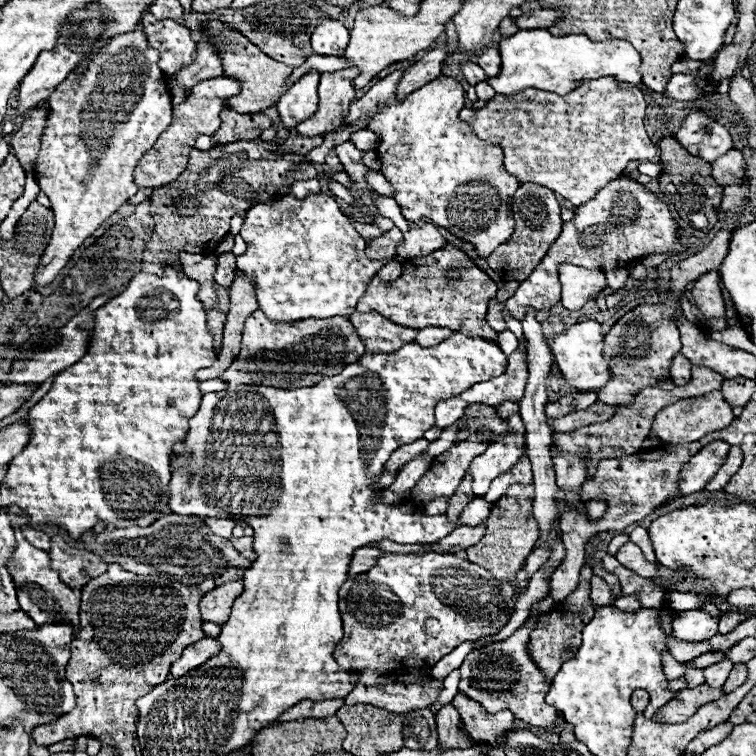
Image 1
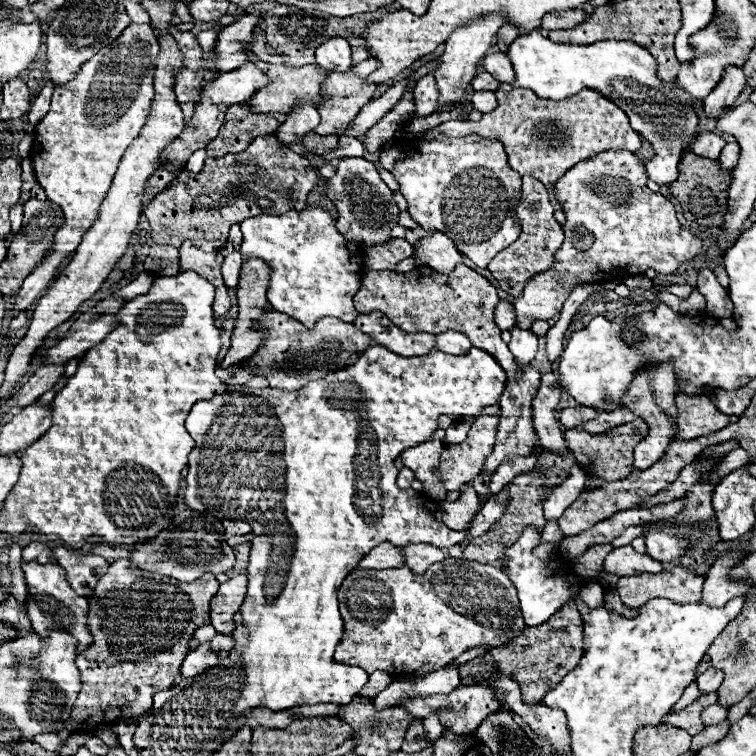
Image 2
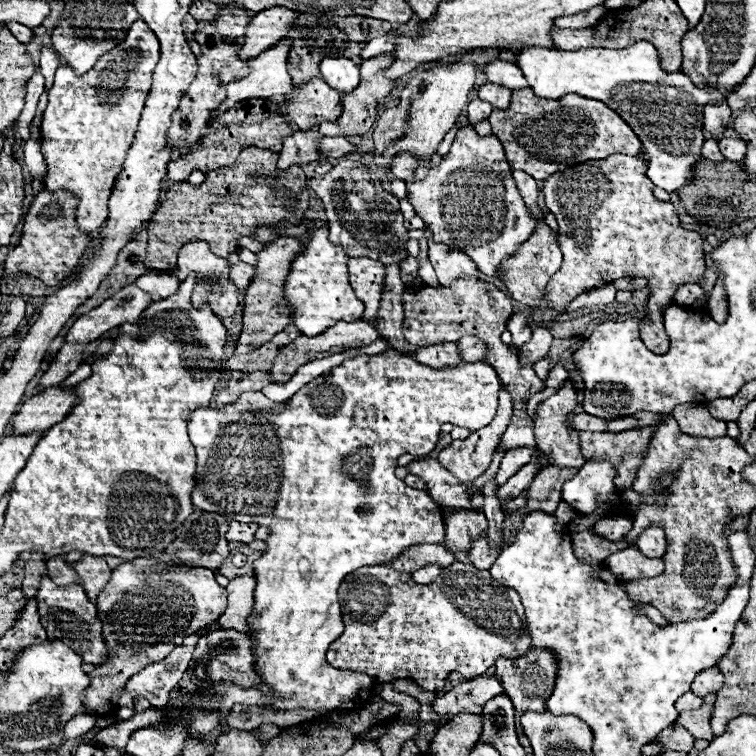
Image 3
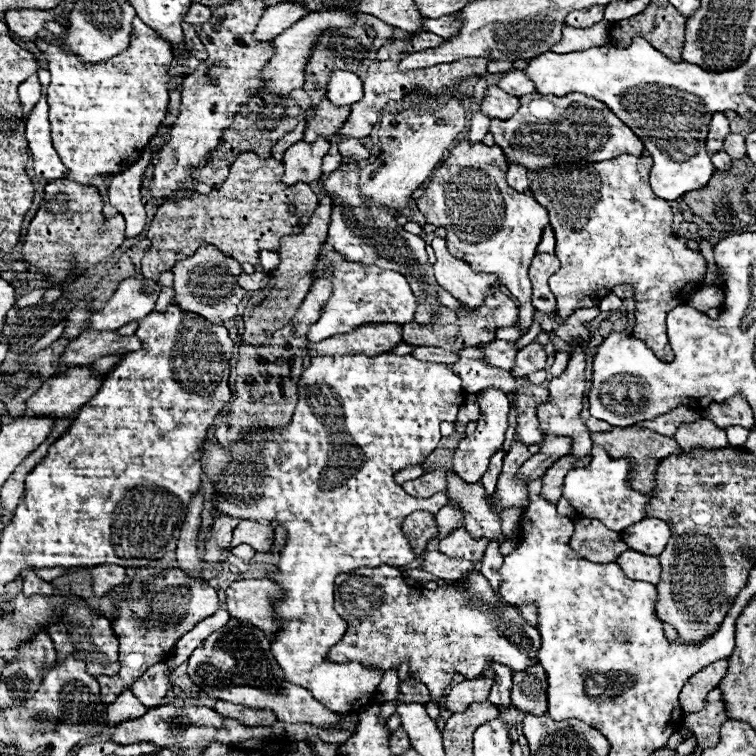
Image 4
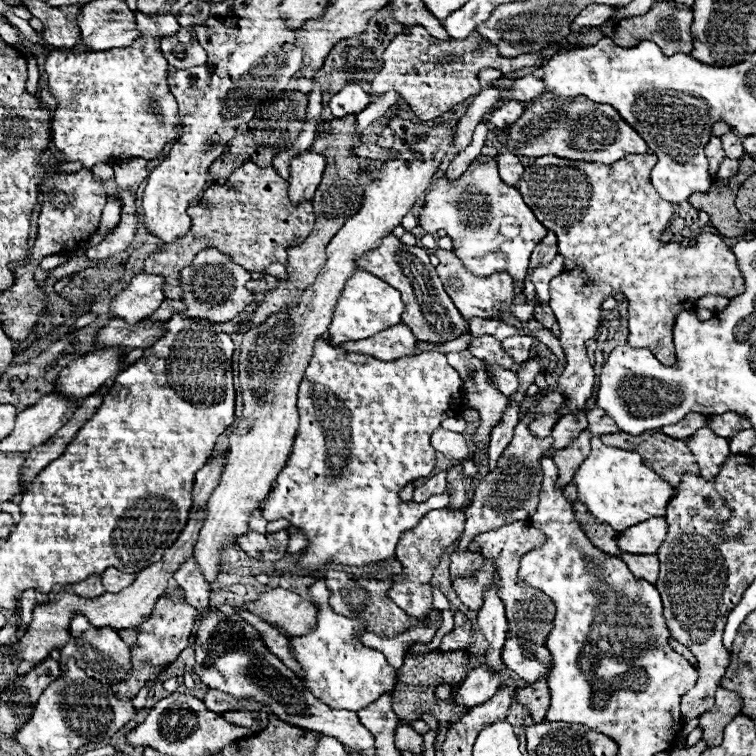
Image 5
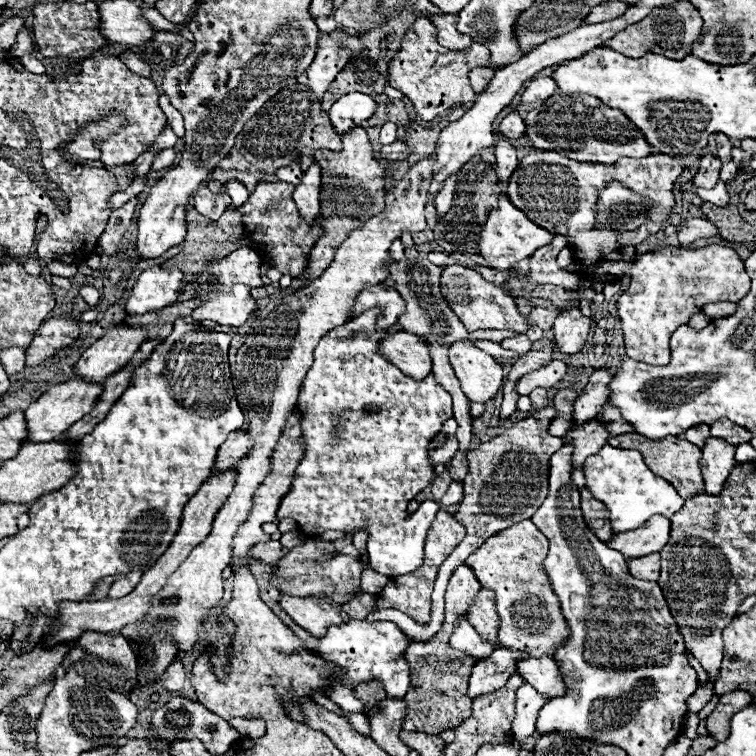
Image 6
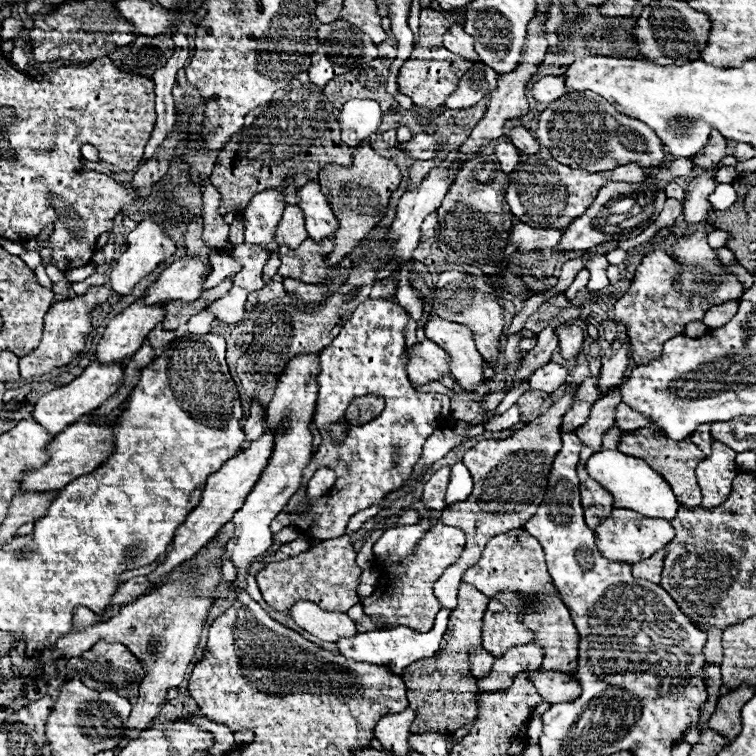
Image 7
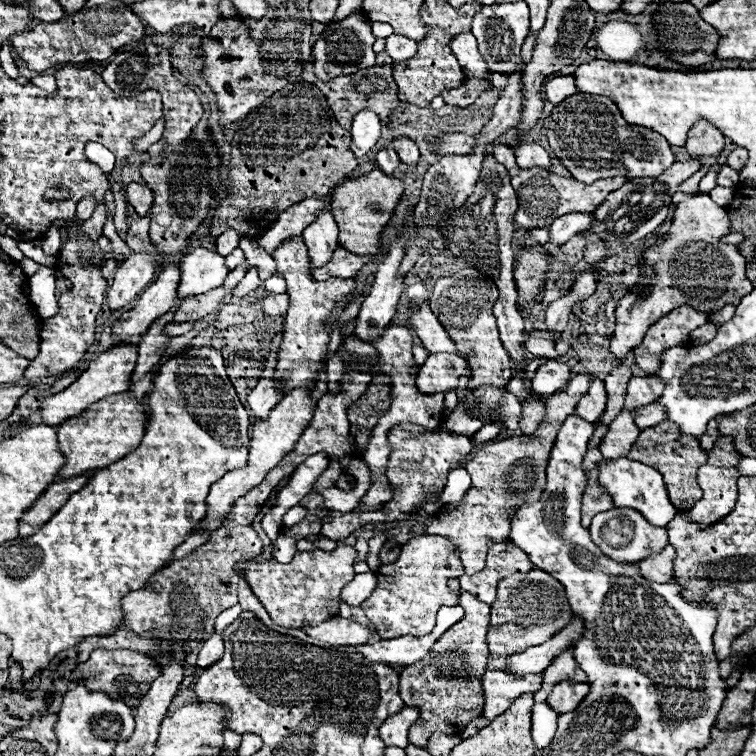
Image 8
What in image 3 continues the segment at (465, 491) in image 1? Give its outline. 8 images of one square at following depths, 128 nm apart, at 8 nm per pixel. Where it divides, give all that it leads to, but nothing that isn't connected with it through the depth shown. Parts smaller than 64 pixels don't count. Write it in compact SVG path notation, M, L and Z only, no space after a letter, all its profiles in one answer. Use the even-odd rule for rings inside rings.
M456 510L446 518L446 540L444 546L450 552L468 552L472 540L488 534L488 522L482 512Z

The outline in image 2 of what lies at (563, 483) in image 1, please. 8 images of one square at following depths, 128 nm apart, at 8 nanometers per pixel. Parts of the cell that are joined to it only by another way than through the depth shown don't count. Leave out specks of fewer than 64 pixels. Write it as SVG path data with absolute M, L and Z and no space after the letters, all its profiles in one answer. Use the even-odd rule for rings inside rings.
M548 372L542 376L542 386L538 394L532 400L532 422L538 432L540 448L546 448L548 452L554 452L558 456L568 456L568 450L564 446L564 434L560 432L560 424L554 418L554 410L560 402L560 380L554 372Z

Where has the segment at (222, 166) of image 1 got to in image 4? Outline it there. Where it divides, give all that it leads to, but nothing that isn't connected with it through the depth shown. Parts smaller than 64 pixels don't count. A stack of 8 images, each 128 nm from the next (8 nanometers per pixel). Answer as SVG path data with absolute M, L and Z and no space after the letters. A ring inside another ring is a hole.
M254 152L238 156L230 168L230 176L212 188L210 194L186 192L182 198L172 198L162 204L146 230L152 248L142 258L142 276L158 280L162 272L170 272L176 262L192 256L204 244L216 246L236 262L256 266L260 252L278 252L278 242L284 236L302 232L318 206L318 196L308 184L286 186L280 176L284 166L274 158L258 158Z

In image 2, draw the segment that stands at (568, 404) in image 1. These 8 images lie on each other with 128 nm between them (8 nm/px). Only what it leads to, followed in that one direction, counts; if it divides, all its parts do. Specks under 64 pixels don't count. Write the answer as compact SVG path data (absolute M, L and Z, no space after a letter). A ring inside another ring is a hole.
M588 406L566 408L560 412L560 424L566 428L578 428L580 424L584 424L584 420L592 420L592 416L596 416L596 410Z

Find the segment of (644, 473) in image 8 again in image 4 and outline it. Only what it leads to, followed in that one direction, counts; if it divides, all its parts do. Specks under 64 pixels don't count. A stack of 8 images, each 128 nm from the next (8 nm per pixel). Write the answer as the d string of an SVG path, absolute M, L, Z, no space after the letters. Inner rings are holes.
M594 444L592 446L592 462L584 468L574 468L566 474L564 496L570 500L570 504L582 516L600 520L614 532L622 532L630 524L646 518L644 508L648 506L648 500L652 500L652 494L636 492L630 488L630 484L628 484L630 472L632 472L632 464L626 458L612 458L602 446ZM618 480L622 480L622 482L618 482Z

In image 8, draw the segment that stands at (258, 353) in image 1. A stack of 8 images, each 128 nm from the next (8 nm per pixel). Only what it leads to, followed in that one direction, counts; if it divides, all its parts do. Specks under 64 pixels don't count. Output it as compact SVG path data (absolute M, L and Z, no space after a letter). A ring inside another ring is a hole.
M438 352L430 354L424 366L420 366L418 372L418 390L424 394L448 394L448 392L458 392L460 388L460 378L466 374L468 362L450 352Z

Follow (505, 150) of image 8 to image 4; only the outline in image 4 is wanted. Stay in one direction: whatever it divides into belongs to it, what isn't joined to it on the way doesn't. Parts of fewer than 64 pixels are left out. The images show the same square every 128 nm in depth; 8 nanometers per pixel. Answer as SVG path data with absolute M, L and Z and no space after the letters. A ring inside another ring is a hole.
M510 162L508 164L508 172L506 172L506 180L510 186L514 186L518 192L526 192L528 190L528 174L526 174L526 168L516 164L516 162Z

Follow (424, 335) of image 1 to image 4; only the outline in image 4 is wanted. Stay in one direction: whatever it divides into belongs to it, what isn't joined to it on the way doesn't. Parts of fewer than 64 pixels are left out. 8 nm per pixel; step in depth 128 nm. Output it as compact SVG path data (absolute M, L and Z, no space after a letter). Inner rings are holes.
M496 340L496 342L490 342L490 344L482 346L480 350L484 352L488 364L494 364L498 368L512 370L514 364L516 364L516 352L518 352L518 348L514 346L514 342Z

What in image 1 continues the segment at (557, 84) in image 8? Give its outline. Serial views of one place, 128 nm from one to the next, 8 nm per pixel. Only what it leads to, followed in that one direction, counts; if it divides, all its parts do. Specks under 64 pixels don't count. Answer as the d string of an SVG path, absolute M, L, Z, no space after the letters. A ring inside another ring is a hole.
M484 48L482 54L478 56L478 64L484 68L484 72L492 78L500 74L502 68L502 60L500 60L500 52L496 48Z

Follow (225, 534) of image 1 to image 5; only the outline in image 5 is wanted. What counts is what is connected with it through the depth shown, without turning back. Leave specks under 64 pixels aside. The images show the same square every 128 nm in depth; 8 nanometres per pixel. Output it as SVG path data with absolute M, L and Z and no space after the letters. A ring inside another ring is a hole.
M280 530L274 534L258 534L258 532L248 532L246 536L238 538L238 546L256 560L268 560L276 562L284 558L288 552L288 532Z

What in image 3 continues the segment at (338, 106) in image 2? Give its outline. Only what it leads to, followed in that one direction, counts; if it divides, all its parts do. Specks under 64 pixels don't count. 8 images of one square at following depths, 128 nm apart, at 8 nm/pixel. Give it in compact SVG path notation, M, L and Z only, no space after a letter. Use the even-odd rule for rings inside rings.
M392 54L376 56L376 58L370 58L370 60L362 62L362 66L360 66L362 78L360 78L358 88L352 94L344 94L342 96L344 110L342 110L342 114L340 114L340 118L336 122L320 124L322 136L362 136L362 134L366 134L372 128L372 124L376 120L376 108L392 92L392 88L396 84L396 78L392 80L392 78L384 76L384 68L388 68L390 64L392 64Z

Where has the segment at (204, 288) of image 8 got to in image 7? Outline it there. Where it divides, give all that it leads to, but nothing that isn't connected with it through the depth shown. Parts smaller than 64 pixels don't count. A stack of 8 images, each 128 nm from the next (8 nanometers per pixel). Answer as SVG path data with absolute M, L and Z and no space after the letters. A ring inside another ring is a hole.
M184 256L172 262L158 276L158 280L150 284L142 298L146 304L158 304L168 300L192 302L202 294L204 282L210 276L210 272L212 272L210 264L204 264L202 260L192 256Z

